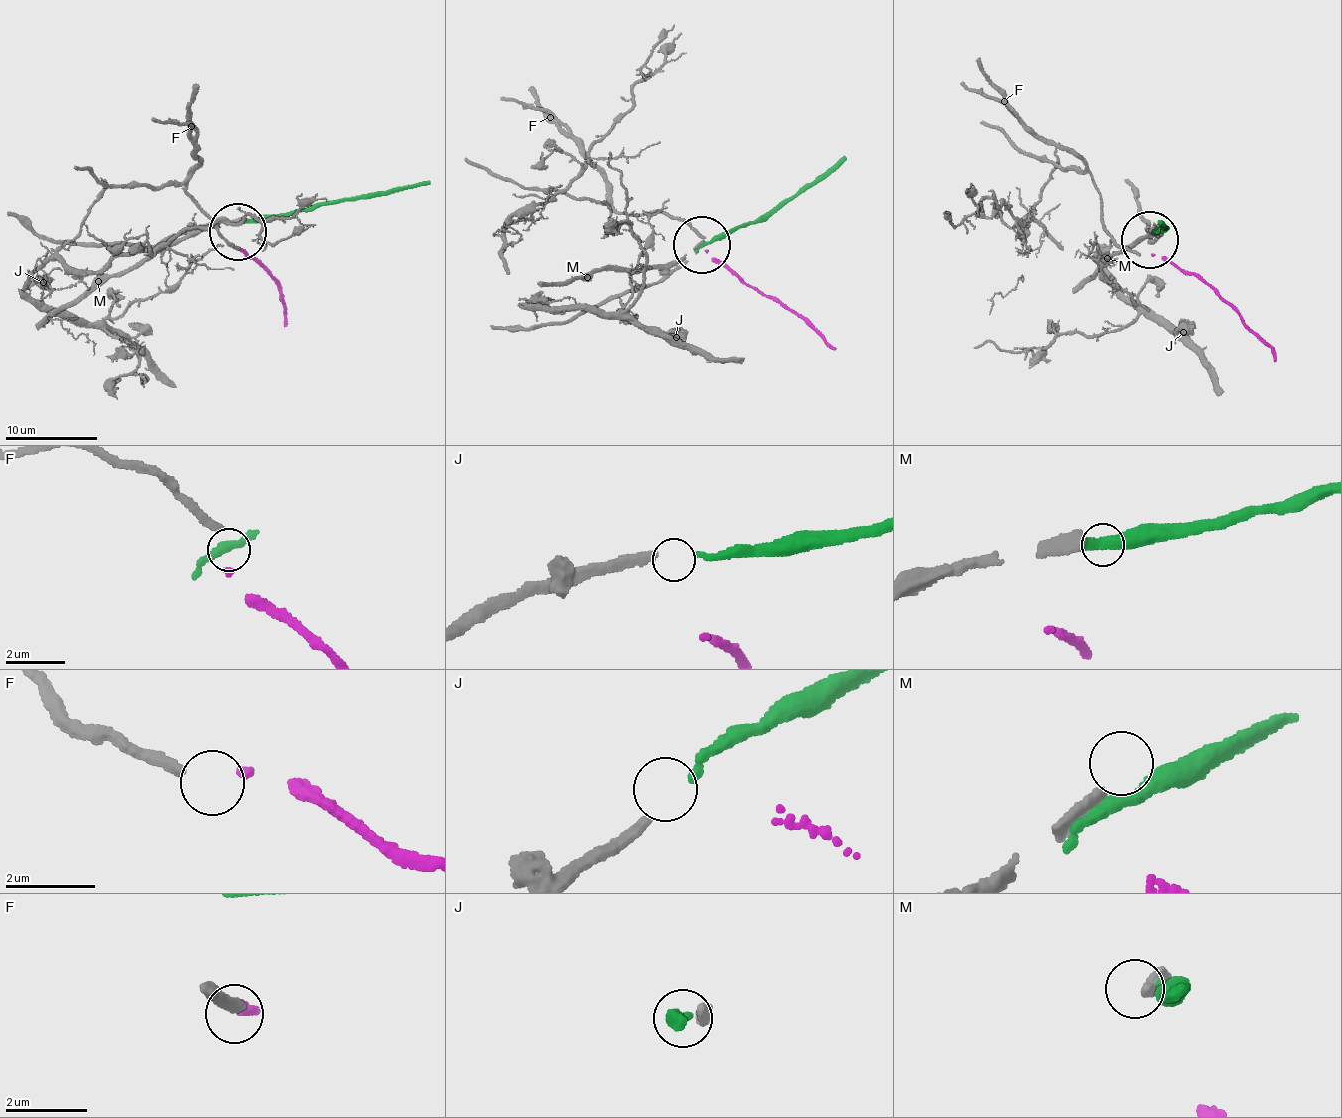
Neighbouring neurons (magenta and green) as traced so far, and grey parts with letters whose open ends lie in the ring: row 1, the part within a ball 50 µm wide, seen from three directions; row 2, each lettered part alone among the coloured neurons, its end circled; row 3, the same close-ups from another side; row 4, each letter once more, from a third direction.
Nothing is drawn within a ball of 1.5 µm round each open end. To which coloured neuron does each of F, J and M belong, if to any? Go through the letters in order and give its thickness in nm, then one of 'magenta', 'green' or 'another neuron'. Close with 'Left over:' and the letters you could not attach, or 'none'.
F: 240 nm thick; magenta
J: 260 nm thick; green
M: 380 nm thick; another neuron
Left over: M

